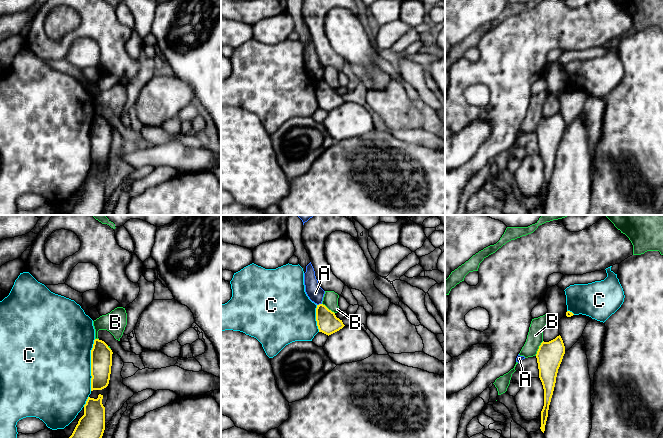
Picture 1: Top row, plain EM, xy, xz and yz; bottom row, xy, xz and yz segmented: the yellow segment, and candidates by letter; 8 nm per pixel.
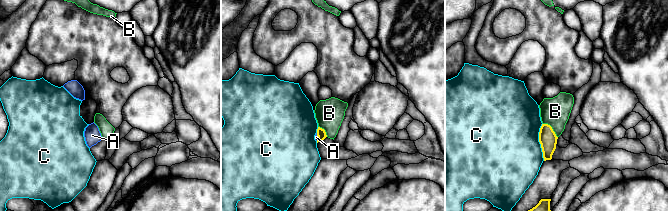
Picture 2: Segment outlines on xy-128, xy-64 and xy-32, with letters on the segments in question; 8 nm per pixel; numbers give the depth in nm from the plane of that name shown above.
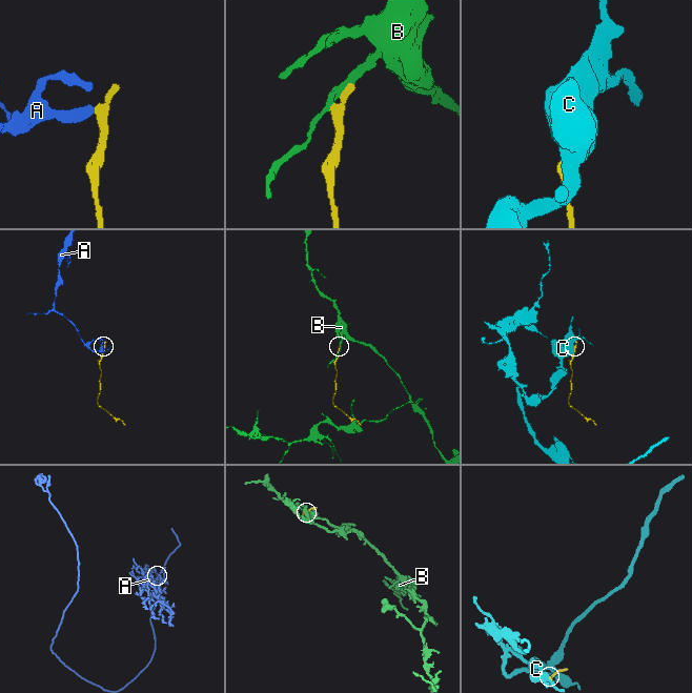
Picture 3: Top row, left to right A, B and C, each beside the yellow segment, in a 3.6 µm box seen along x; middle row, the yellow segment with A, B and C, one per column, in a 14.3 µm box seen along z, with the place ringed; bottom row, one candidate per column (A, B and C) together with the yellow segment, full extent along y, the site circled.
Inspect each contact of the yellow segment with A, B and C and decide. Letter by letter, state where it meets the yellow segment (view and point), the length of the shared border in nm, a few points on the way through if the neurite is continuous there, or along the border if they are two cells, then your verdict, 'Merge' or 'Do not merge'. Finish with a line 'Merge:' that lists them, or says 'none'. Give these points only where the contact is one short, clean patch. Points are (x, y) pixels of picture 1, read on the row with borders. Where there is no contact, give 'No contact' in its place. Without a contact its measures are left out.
A: Touches yellow at xz (319, 304). Shared border 40 nm. Boundary: xz (321, 303), (317, 305). Do not merge
B: Touches yellow at yz (539, 348). Shared border 140 nm. Do not merge
C: Touches yellow at xy (91, 365). Shared border 420 nm. Do not merge
Merge: none

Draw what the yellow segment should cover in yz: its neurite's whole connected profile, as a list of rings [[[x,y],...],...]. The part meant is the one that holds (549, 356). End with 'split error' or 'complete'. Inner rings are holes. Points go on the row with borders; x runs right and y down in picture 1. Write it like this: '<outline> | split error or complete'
[[[561,336],[549,342],[542,342],[536,354],[539,378],[544,389],[544,406],[541,411],[541,431],[544,433],[549,405],[553,395],[558,369],[565,354]]] | complete

